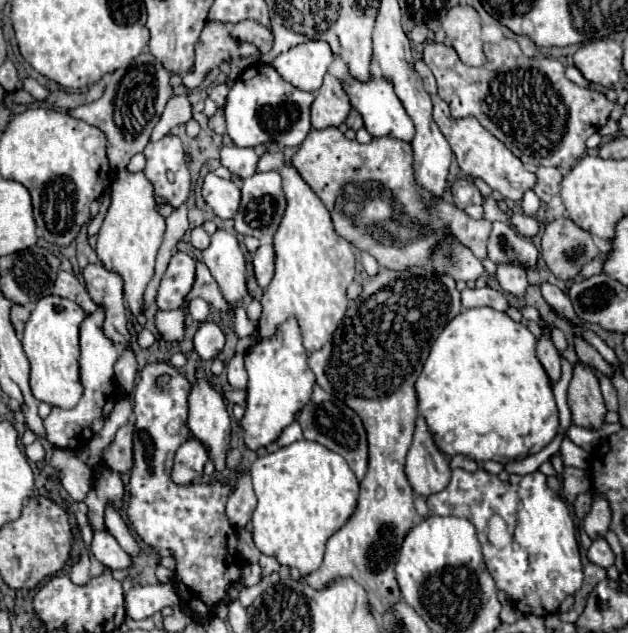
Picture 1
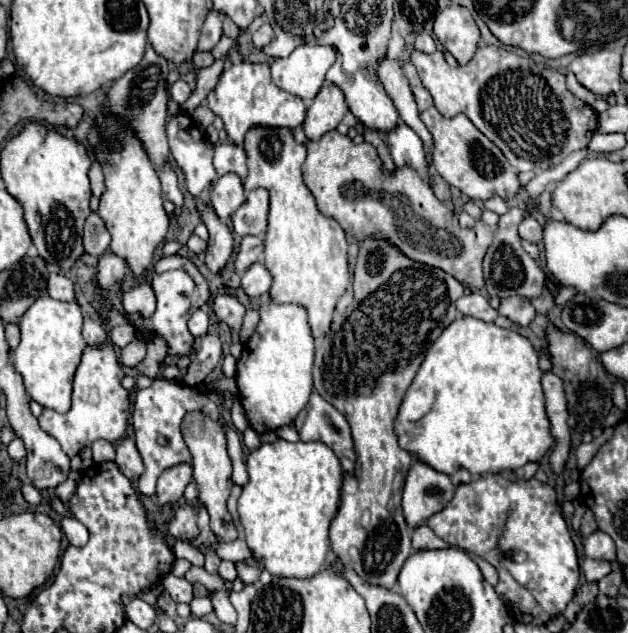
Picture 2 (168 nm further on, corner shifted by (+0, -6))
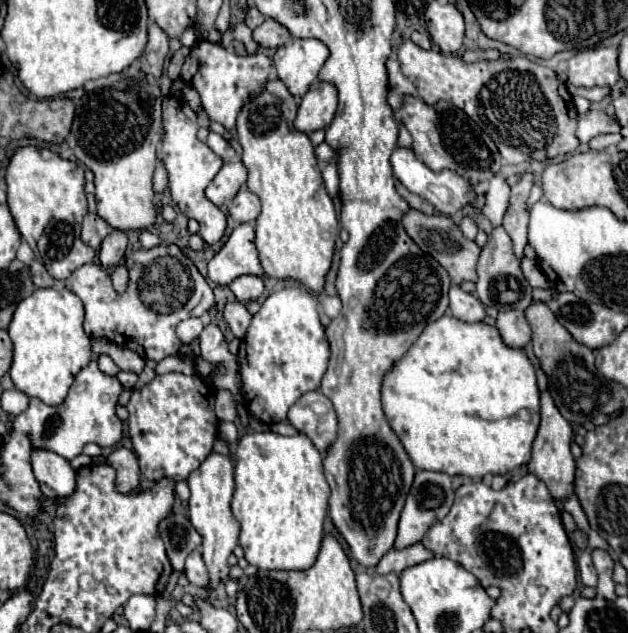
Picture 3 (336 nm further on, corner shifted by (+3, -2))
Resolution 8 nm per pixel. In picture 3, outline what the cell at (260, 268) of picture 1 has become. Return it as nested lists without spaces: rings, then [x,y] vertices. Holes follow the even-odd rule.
[[[239,276],[231,282],[231,292],[239,302],[257,300],[263,294],[263,280],[259,276]]]

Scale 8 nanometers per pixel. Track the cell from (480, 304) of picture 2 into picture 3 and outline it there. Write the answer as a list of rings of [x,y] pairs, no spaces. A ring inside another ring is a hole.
[[[451,286],[449,290],[449,310],[463,322],[481,322],[485,318],[485,308],[479,298],[463,292],[459,286]]]

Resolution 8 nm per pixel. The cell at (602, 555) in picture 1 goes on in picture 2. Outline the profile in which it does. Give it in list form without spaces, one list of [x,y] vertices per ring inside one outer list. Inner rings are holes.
[[[586,558],[584,564],[582,564],[582,570],[584,570],[584,576],[586,580],[590,582],[598,582],[600,578],[604,578],[610,570],[612,570],[612,564],[608,560],[594,560],[594,558]]]

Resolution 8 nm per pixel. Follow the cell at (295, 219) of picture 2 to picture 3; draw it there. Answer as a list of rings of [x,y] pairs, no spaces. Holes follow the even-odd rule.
[[[267,80],[263,92],[253,96],[237,116],[237,140],[243,148],[243,164],[249,170],[247,188],[261,198],[261,214],[255,222],[255,246],[259,252],[261,266],[269,278],[293,278],[303,282],[307,288],[321,292],[325,284],[325,274],[329,272],[335,238],[339,234],[337,214],[331,196],[325,190],[317,158],[313,154],[313,144],[307,134],[293,126],[297,106],[289,90],[281,80]]]

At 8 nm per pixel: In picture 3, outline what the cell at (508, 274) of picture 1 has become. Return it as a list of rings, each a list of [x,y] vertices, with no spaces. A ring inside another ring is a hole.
[[[499,312],[497,330],[509,348],[525,348],[531,340],[531,328],[523,312]]]

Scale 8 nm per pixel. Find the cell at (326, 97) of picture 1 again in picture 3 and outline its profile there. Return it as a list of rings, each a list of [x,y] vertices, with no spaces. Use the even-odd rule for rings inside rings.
[[[317,82],[301,100],[293,126],[299,132],[311,134],[327,128],[337,110],[337,90],[327,82]]]

